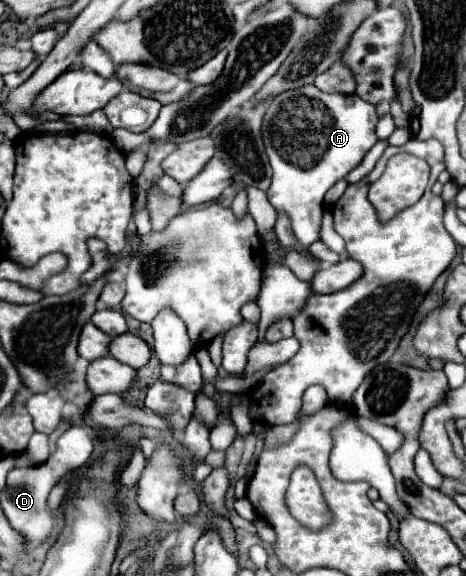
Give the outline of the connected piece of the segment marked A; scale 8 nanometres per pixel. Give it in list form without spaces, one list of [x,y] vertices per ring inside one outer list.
[[[307,84],[273,98],[263,118],[263,142],[273,168],[273,184],[267,196],[277,210],[287,210],[301,246],[319,240],[323,196],[375,146],[375,126],[375,106],[357,94],[327,94],[315,84]]]

